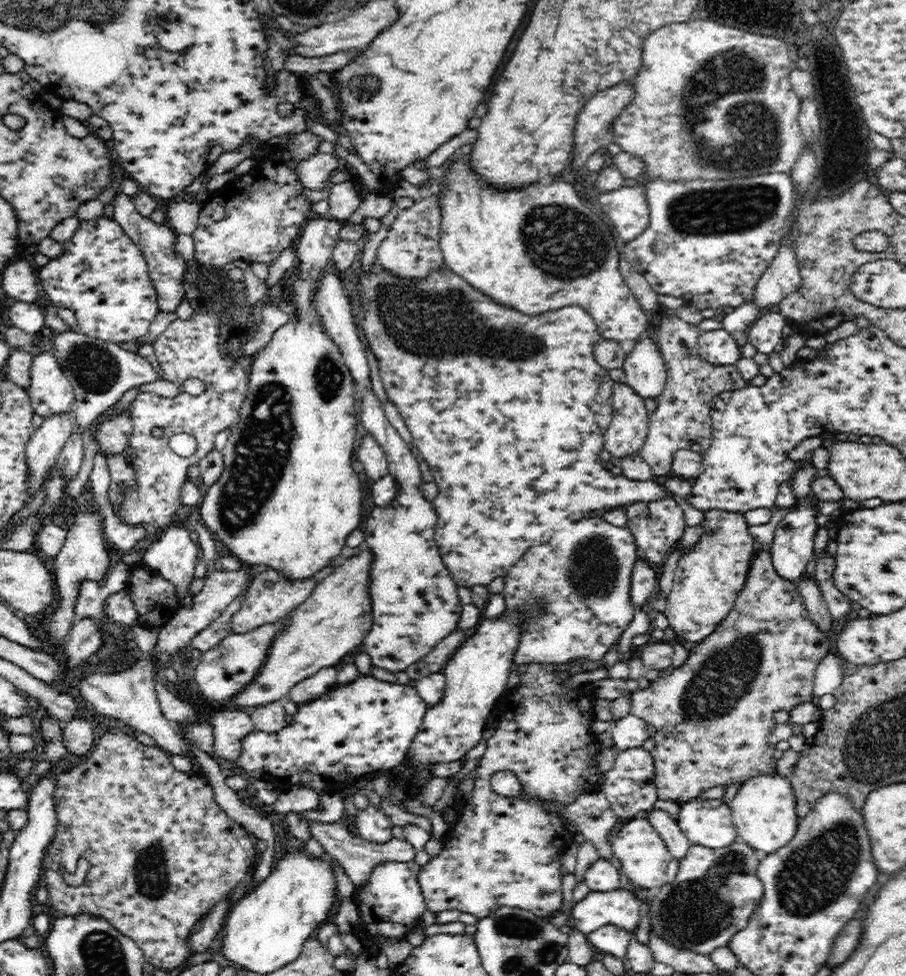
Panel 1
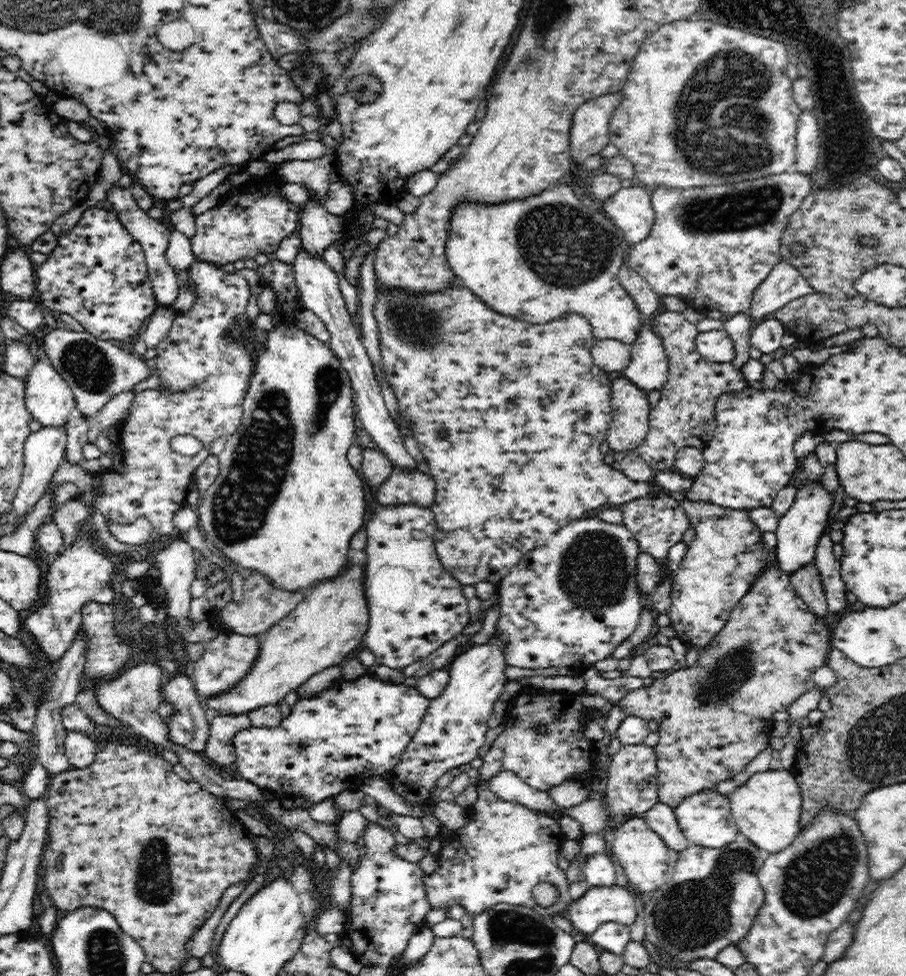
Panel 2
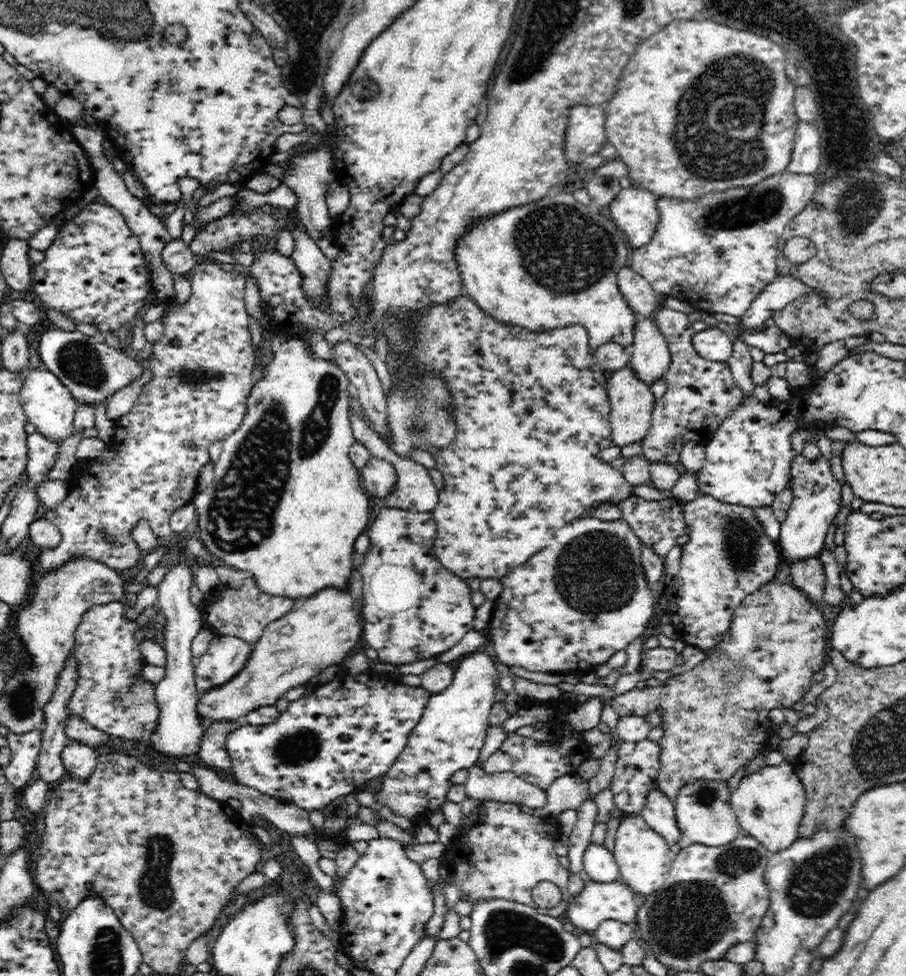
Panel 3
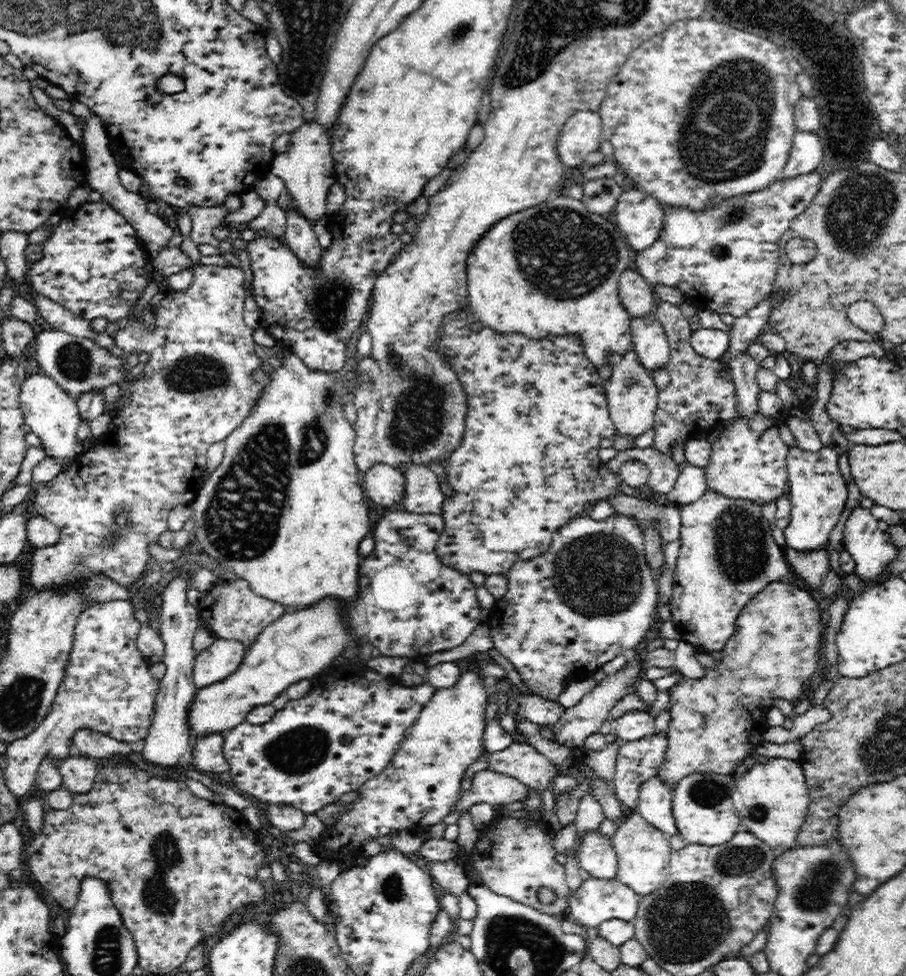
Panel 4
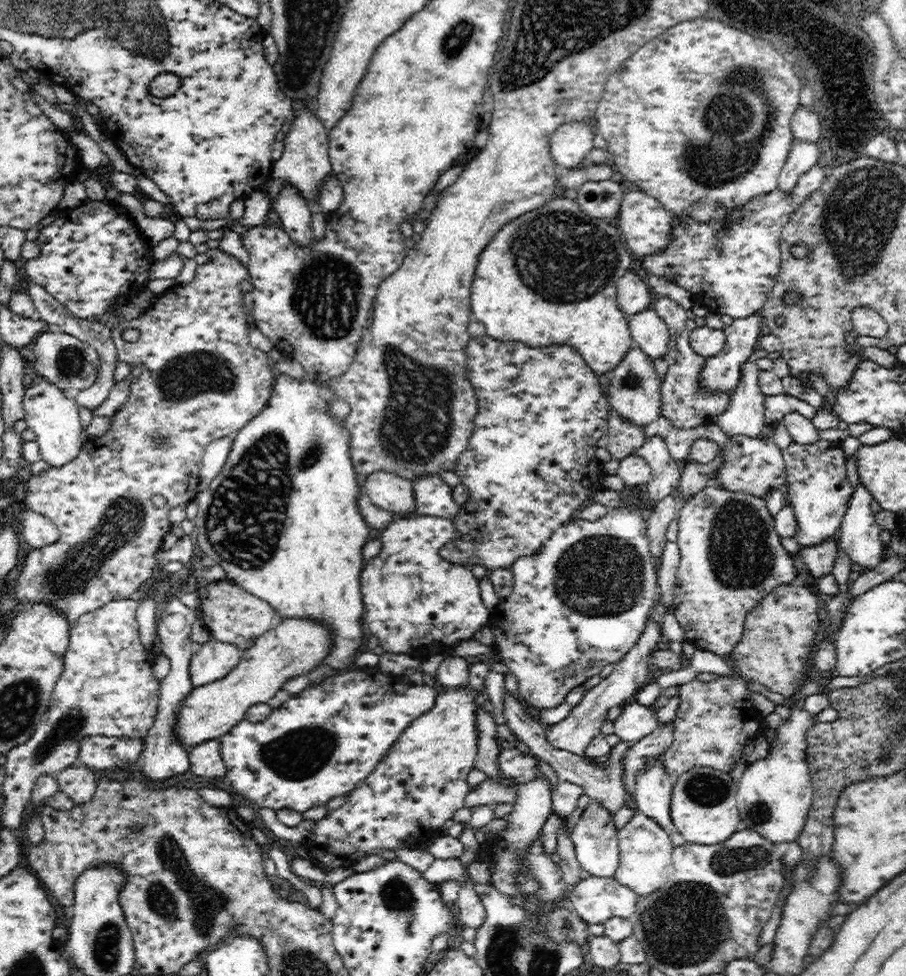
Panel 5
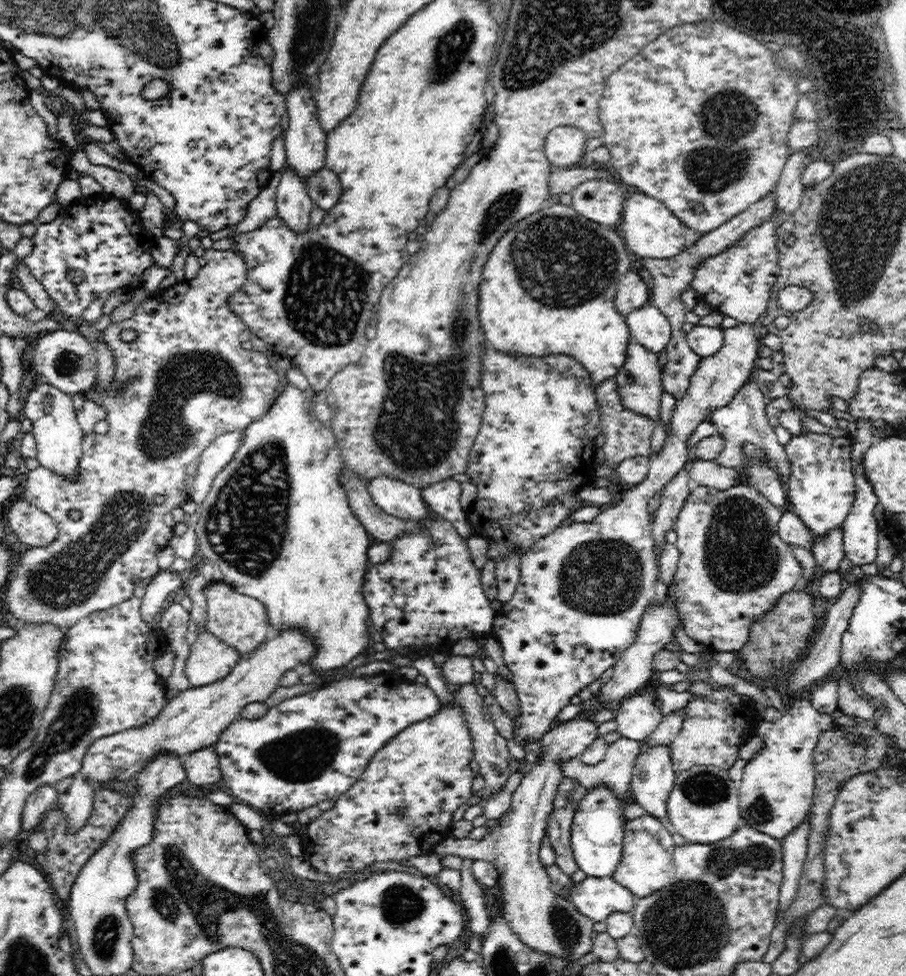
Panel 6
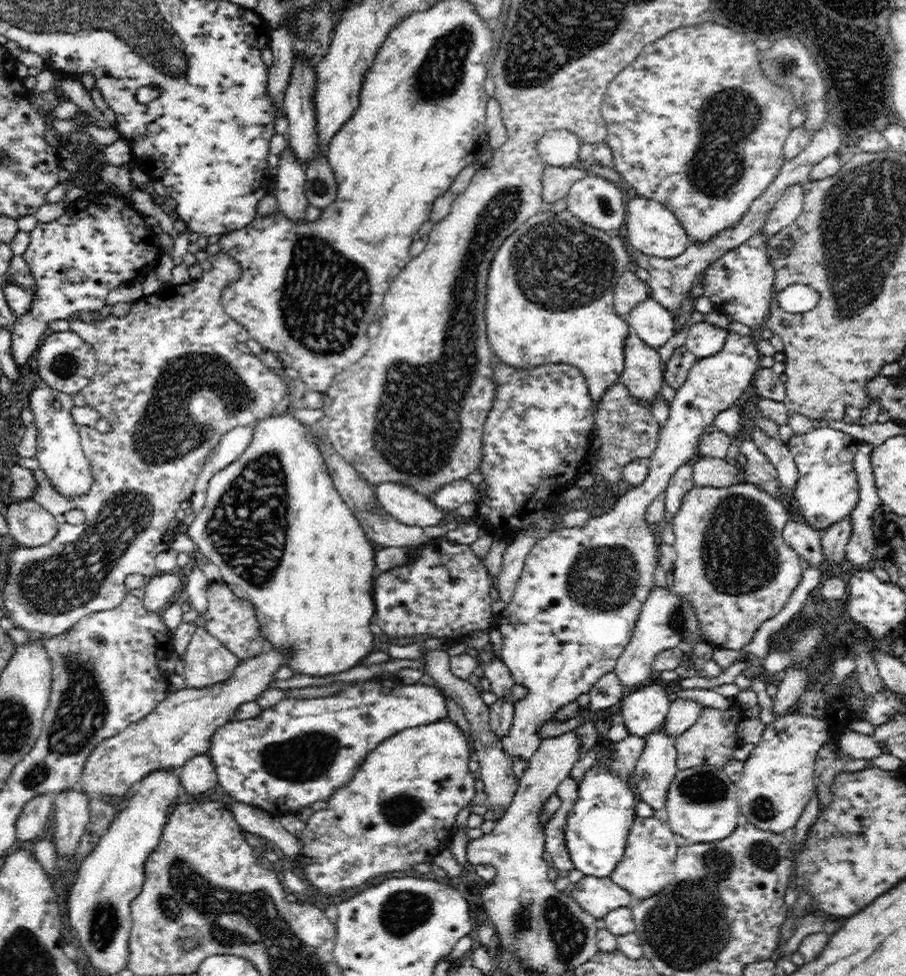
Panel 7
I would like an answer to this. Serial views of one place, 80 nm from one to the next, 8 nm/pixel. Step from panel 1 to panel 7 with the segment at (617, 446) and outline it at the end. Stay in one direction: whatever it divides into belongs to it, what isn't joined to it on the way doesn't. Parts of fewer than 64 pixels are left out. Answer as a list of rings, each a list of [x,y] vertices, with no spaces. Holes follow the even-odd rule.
[[[630,331],[625,340],[625,367],[619,381],[624,382],[634,399],[652,406],[664,382],[663,366],[658,351]]]

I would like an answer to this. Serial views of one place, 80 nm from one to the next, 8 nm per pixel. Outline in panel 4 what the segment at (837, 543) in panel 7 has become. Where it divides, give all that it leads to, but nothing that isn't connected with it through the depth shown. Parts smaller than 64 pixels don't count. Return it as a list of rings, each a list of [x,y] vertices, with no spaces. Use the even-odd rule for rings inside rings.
[[[789,546],[783,547],[784,557],[802,586],[819,591],[830,569],[830,556],[826,546],[811,551],[798,551]]]

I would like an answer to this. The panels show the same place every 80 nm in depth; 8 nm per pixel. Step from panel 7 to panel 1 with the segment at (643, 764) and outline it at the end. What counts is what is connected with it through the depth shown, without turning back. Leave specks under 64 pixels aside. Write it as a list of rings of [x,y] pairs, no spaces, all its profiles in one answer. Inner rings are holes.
[[[652,809],[647,816],[654,830],[662,837],[670,854],[678,861],[687,853],[690,848],[689,840],[681,831],[677,819],[666,810]]]

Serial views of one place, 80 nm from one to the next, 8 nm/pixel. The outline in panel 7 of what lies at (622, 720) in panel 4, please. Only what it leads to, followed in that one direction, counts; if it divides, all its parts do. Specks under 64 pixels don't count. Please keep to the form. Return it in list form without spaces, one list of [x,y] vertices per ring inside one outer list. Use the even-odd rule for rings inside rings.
[[[658,683],[636,688],[625,696],[620,707],[630,736],[646,738],[661,728],[670,708],[669,693]]]

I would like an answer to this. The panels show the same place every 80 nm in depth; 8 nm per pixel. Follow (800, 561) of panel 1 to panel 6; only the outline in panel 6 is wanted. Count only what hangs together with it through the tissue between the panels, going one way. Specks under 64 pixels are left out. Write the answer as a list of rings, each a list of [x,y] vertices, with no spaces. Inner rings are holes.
[[[816,432],[792,435],[785,445],[791,462],[791,476],[785,484],[788,505],[812,532],[814,540],[840,528],[855,500],[855,476],[852,466],[853,442],[846,436],[831,436]]]

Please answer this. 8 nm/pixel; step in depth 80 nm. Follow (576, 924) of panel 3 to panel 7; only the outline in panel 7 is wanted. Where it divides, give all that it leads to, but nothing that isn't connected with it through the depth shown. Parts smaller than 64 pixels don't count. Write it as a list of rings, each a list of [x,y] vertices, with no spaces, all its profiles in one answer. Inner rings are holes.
[[[584,875],[567,890],[581,909],[594,918],[603,918],[615,908],[630,906],[632,895],[618,886],[610,877],[596,878]]]

